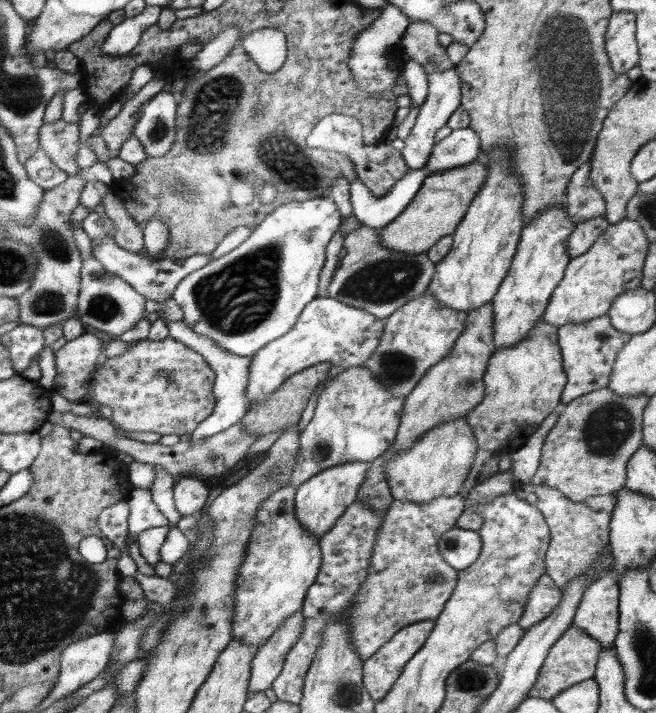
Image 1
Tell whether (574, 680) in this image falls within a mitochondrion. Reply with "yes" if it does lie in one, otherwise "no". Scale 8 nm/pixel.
no

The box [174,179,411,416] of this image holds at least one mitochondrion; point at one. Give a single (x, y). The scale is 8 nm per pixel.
(242, 294)

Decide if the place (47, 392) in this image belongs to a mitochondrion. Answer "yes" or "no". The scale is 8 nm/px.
no

